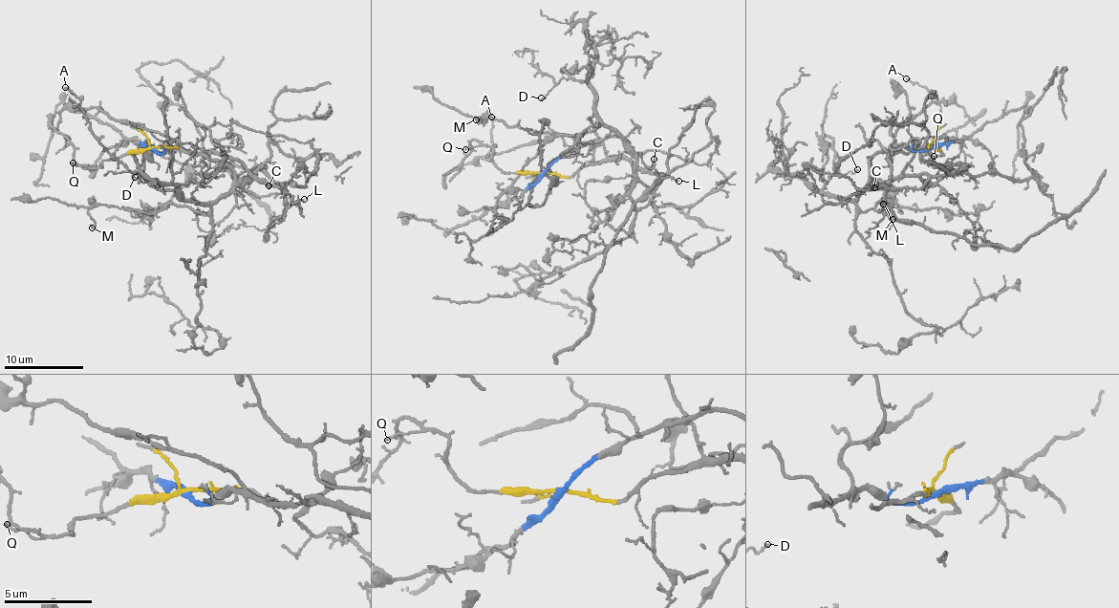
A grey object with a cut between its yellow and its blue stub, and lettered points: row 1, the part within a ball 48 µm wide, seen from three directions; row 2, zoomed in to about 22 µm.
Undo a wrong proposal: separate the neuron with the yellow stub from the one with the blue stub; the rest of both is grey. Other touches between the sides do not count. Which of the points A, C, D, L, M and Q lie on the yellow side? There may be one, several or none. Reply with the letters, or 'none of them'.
C, L, Q

